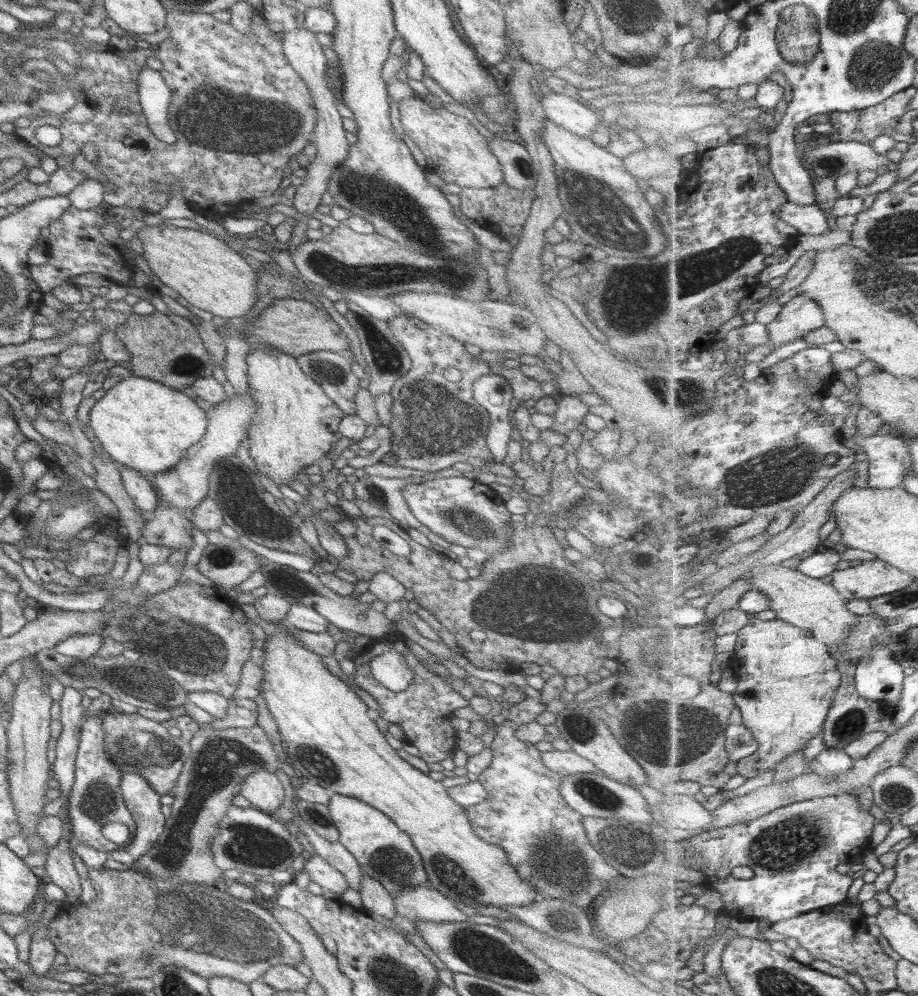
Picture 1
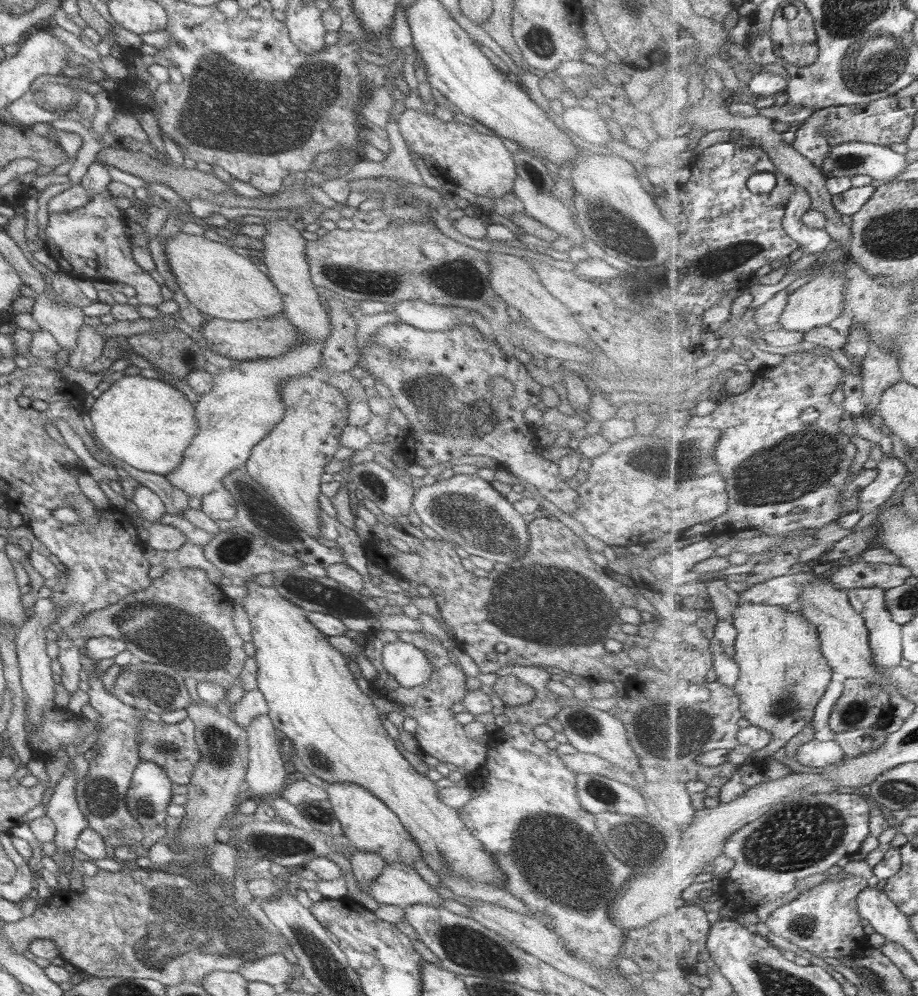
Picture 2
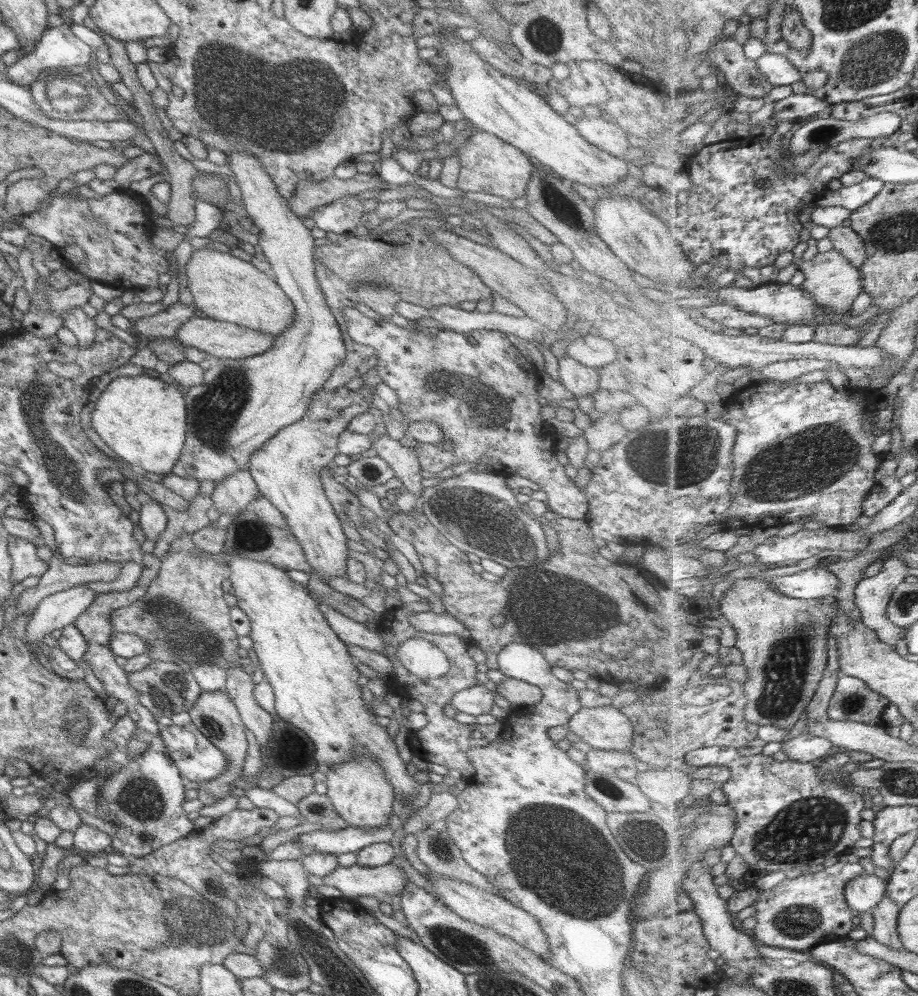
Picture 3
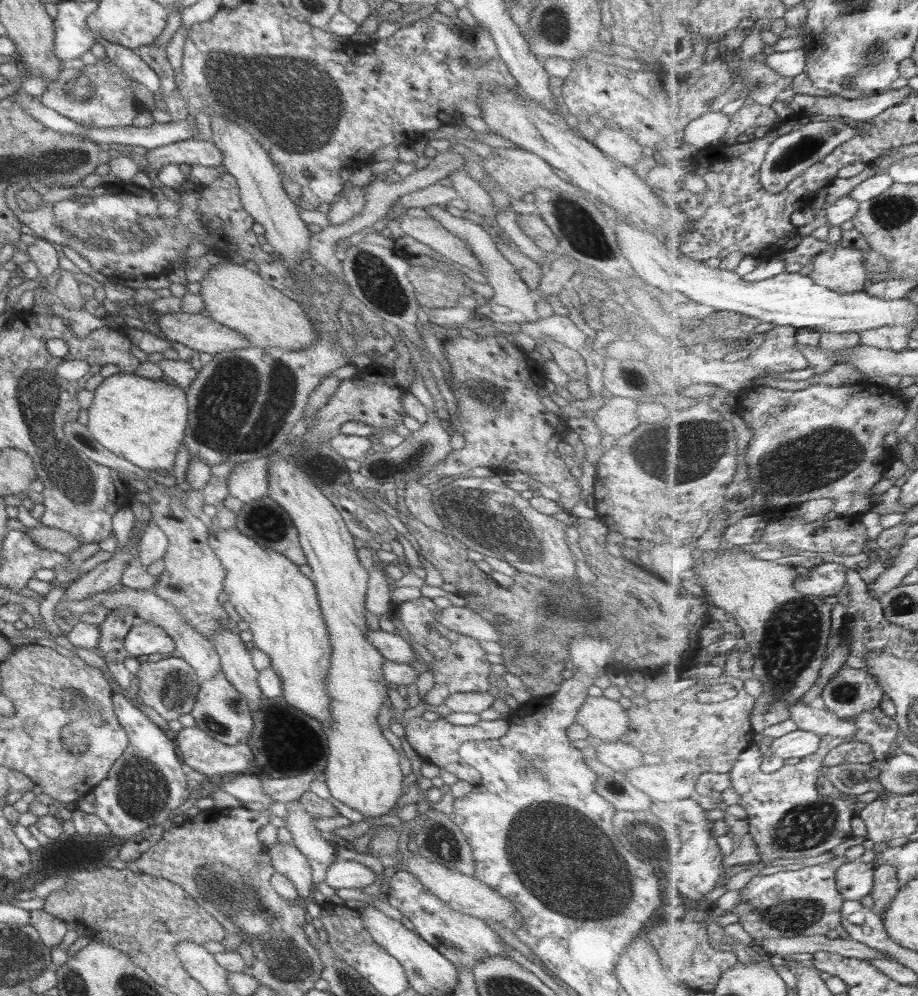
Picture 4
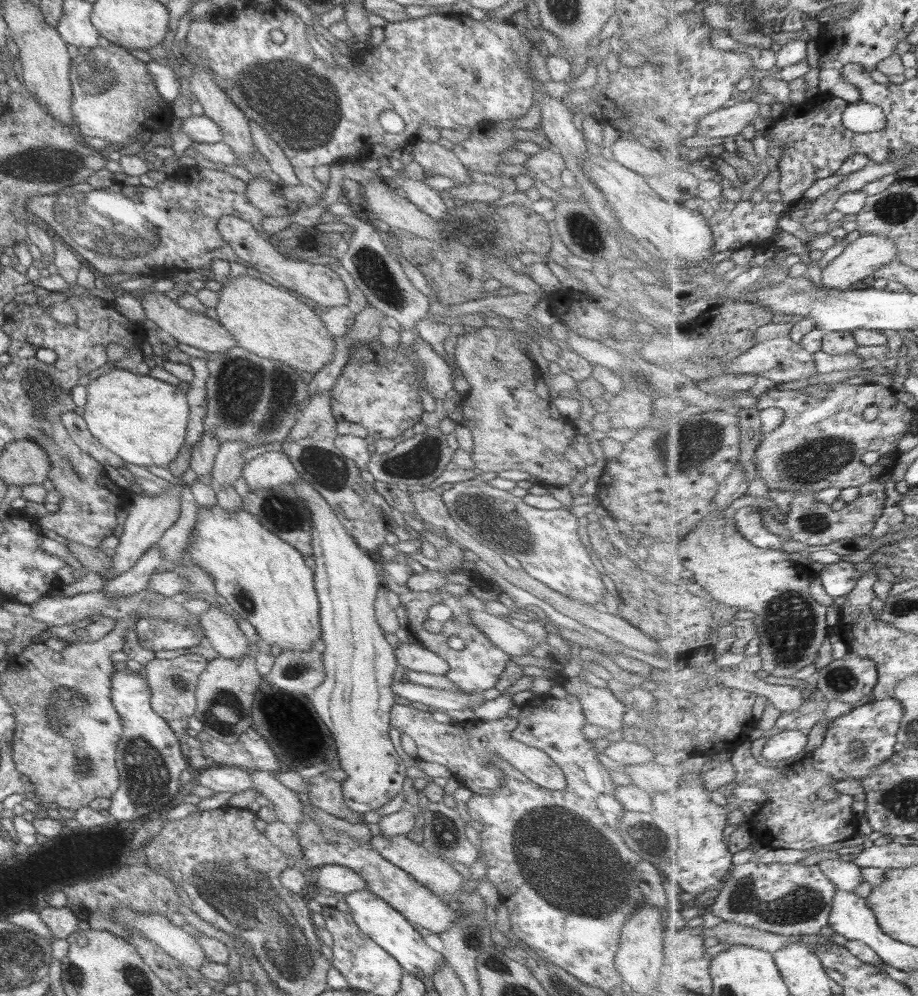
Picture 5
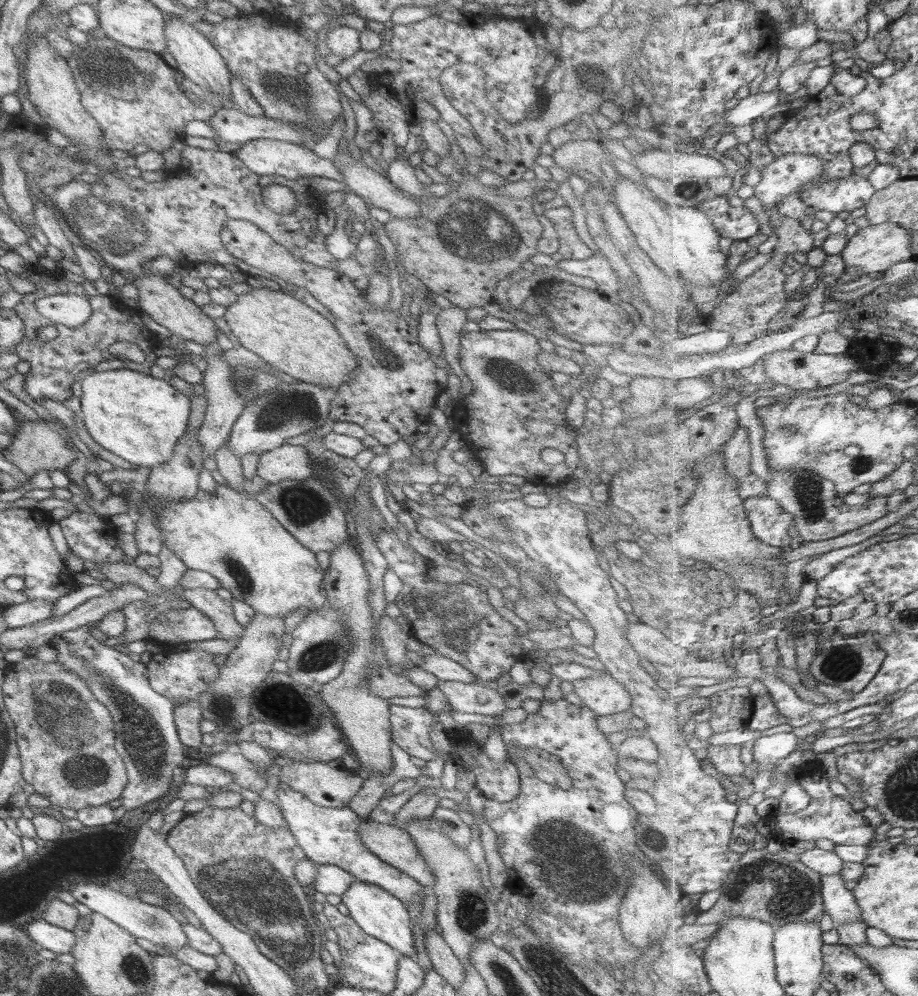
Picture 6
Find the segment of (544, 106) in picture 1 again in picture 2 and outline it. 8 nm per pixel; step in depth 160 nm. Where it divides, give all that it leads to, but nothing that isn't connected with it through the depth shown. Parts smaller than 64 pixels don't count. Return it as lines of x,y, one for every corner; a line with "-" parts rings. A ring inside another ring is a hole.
563,108
563,118
573,124
573,134
579,136
585,142
607,142
609,132
603,122
603,117
599,118
595,112
587,112
583,108

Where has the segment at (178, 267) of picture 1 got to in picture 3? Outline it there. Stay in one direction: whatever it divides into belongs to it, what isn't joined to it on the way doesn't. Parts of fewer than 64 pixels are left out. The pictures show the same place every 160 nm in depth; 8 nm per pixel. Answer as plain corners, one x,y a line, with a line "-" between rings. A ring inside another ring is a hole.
207,248
192,251
185,264
185,276
187,288
193,298
192,303
207,318
249,327
249,330
268,334
273,338
284,332
285,327
294,319
292,302
269,278
269,274
259,272
250,262
231,254

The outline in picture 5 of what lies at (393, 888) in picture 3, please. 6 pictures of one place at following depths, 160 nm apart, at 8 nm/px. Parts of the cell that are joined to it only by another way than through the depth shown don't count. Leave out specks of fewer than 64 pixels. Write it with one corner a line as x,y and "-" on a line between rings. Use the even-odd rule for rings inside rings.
329,864
318,867
317,878
312,890
322,889
329,890
332,893
346,895
356,890
366,888
363,879
349,868
337,864

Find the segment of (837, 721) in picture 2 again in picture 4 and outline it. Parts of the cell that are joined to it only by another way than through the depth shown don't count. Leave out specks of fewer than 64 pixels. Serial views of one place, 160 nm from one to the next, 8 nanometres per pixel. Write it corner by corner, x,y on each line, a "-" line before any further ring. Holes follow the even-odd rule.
847,665
831,678
821,693
826,708
841,719
876,709
881,706
881,696
885,692
876,676
867,669

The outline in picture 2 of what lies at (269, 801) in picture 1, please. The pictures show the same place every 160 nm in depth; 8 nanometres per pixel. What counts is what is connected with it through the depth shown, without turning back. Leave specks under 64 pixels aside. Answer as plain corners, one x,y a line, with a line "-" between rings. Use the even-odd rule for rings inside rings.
266,714
251,717
244,729
246,730
246,746
248,747
248,765
243,781
249,787
247,792
251,792
249,800
260,802
267,797
279,796
286,773
283,771
285,770
283,768
284,762
279,758
279,752
277,751
277,747
284,747
284,744
278,741
275,736
277,729
271,724
270,718

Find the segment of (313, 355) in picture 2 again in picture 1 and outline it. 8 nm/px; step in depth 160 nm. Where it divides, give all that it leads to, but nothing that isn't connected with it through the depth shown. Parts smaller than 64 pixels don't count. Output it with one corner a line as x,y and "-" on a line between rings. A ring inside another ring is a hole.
249,388
242,395
232,395
230,399
223,398
208,409
206,413
206,429
200,442
193,444
182,458
175,464
169,472
158,473
153,478
153,488
155,493
155,508
163,506
173,506
175,510
192,510
207,495
207,478
211,473
211,467
225,459
234,456
239,448
241,440
248,436
248,424
250,418
256,412
256,404
250,395

